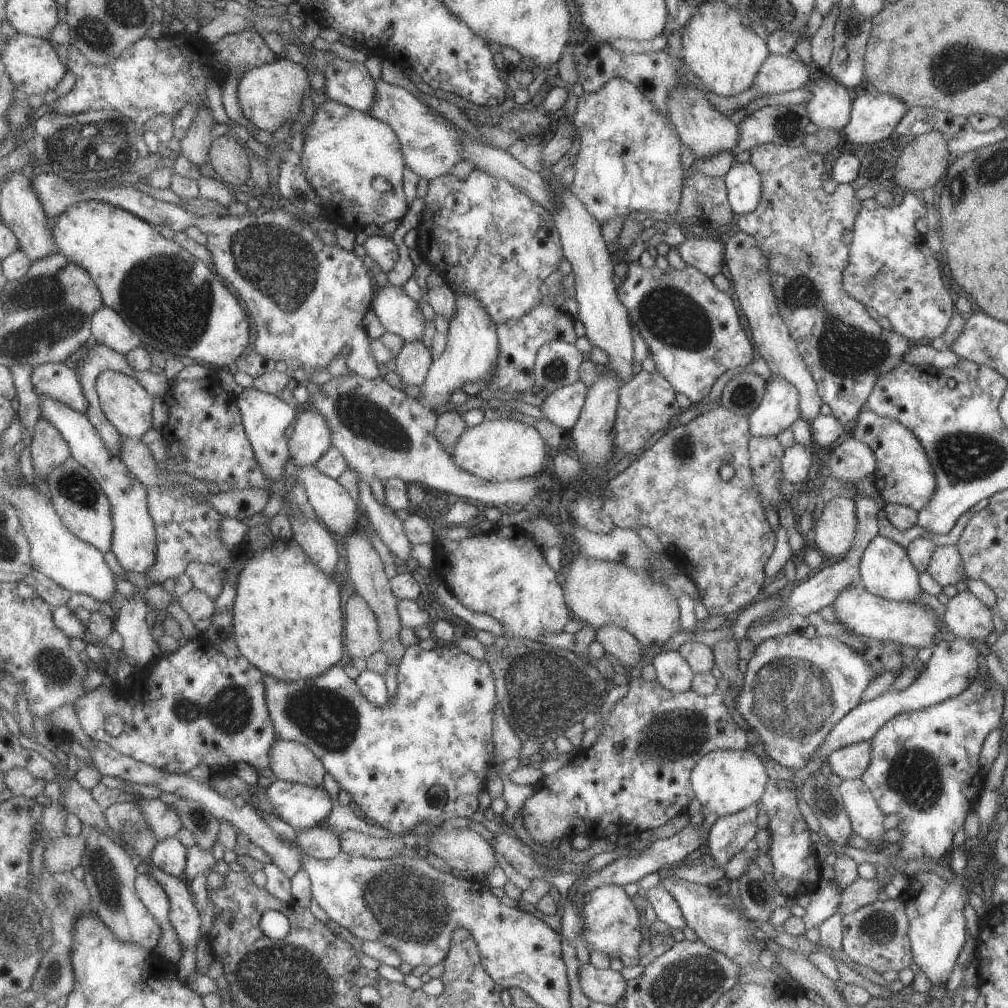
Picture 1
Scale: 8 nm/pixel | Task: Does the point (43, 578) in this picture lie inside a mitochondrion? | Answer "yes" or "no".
no

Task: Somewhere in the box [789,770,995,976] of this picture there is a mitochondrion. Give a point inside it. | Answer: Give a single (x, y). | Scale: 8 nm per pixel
(879, 926)

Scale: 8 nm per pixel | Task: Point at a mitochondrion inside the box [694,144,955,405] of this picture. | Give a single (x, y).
(846, 349)

